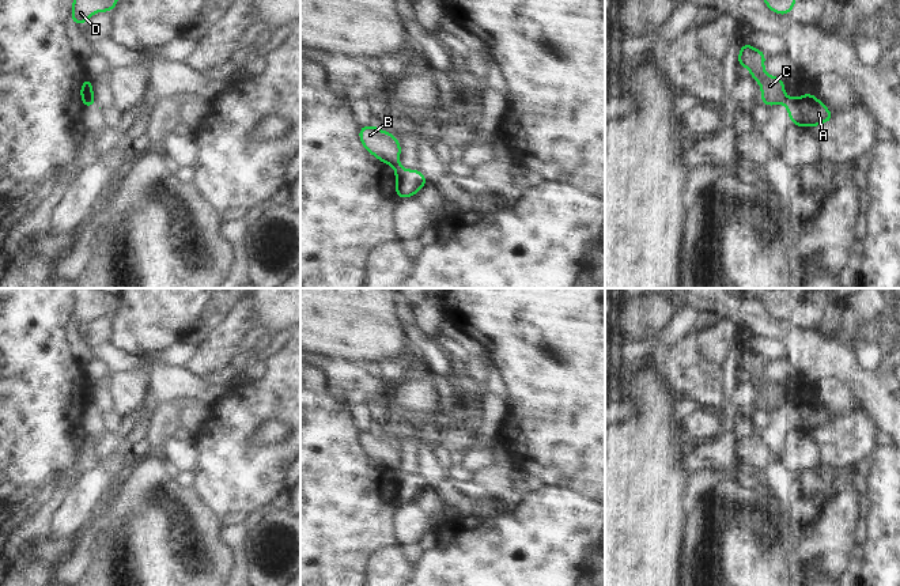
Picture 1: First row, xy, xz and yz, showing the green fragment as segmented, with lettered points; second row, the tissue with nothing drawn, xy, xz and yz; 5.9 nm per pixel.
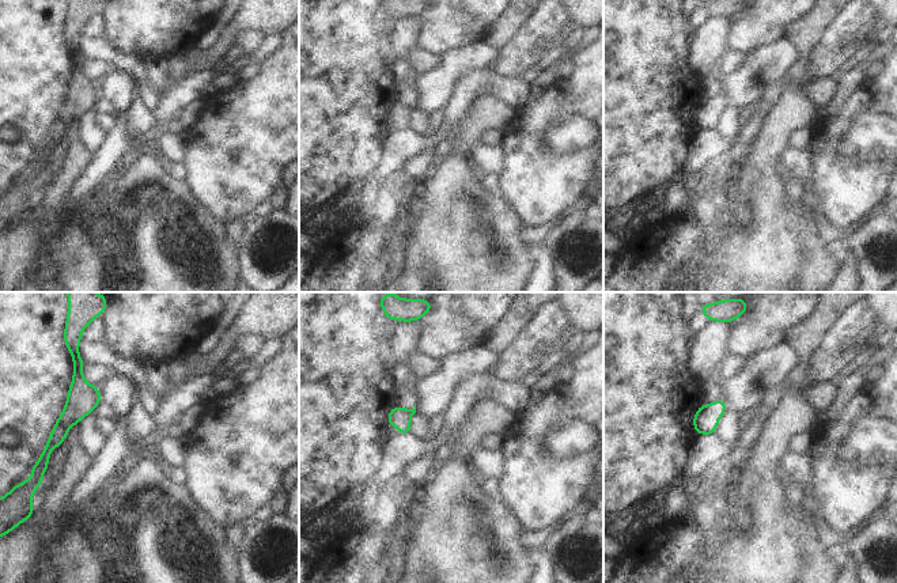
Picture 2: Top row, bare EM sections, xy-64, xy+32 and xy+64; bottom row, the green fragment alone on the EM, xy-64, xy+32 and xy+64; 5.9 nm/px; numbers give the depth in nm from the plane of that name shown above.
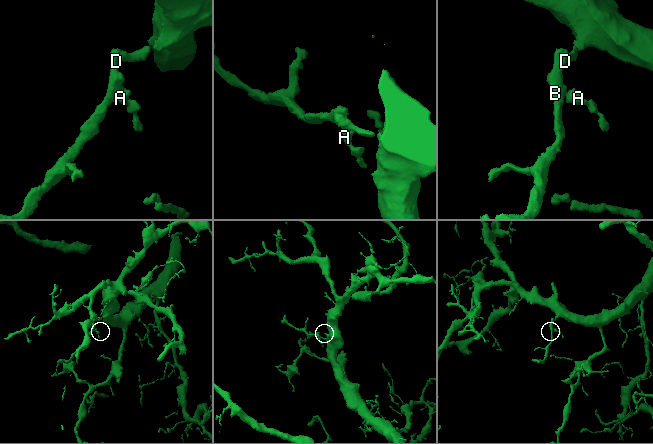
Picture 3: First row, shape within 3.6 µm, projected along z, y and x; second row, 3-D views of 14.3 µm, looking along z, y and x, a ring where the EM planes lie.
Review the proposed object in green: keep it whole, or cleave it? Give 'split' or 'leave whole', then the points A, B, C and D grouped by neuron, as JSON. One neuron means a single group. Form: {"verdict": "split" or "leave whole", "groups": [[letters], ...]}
{"verdict": "split", "groups": [["A"], ["B", "C", "D"]]}

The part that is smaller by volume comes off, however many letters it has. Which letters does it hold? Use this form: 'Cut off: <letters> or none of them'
Cut off: A

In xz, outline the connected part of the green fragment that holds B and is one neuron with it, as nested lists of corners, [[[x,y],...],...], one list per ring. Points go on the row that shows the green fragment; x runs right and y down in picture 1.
[[[371,125],[360,126],[359,139],[364,150],[373,154],[381,162],[390,166],[398,163],[401,145],[394,135]]]

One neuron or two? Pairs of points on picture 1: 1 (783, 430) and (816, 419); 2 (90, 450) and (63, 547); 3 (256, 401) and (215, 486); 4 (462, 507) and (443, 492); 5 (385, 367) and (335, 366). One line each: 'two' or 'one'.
1: one
2: two
3: one
4: one
5: two

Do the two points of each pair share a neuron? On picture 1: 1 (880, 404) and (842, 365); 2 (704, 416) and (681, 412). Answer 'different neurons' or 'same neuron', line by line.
1: same neuron
2: different neurons

